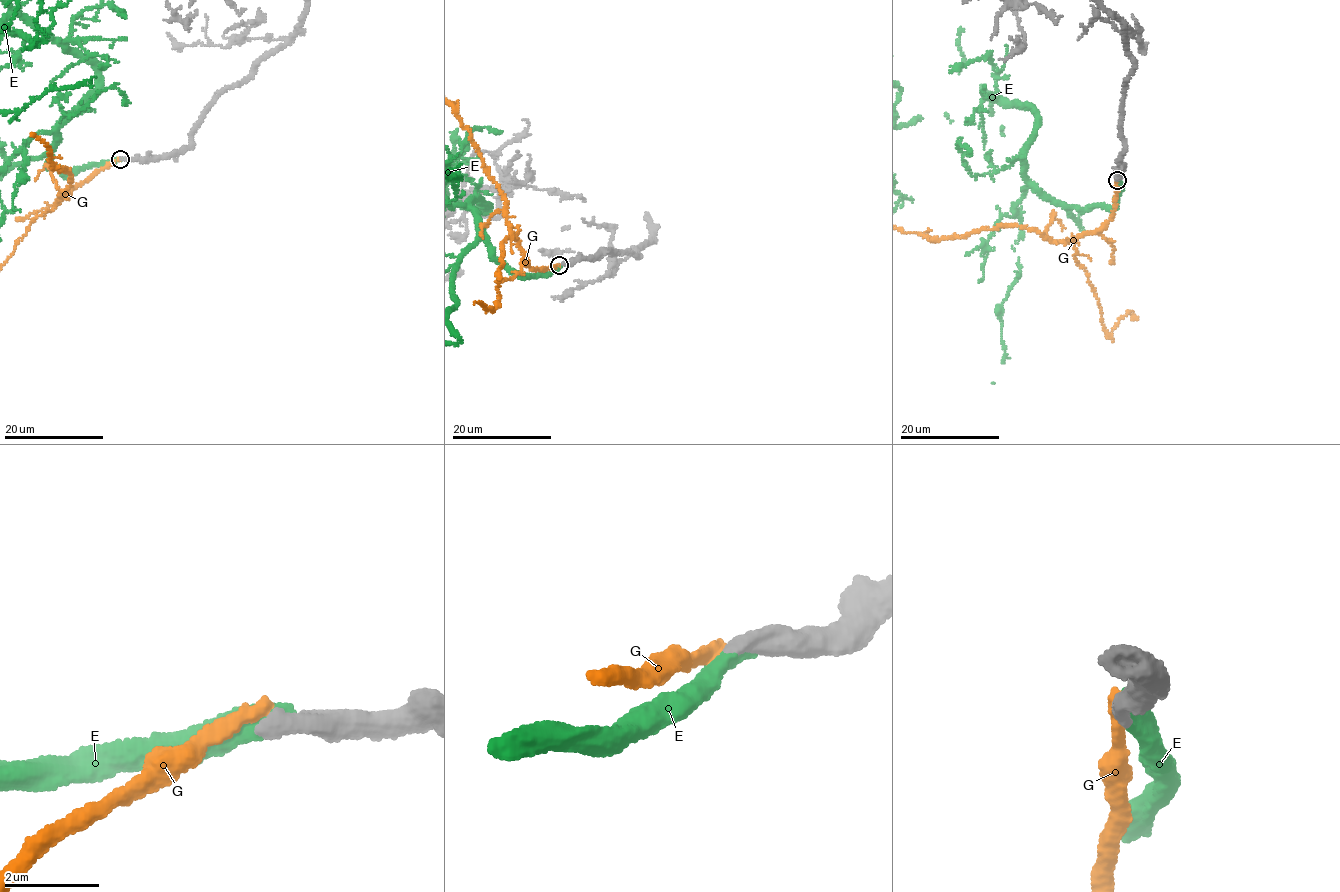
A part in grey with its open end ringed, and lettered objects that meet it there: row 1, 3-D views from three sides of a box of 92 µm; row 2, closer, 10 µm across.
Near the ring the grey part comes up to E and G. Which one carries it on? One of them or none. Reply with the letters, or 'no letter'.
E

